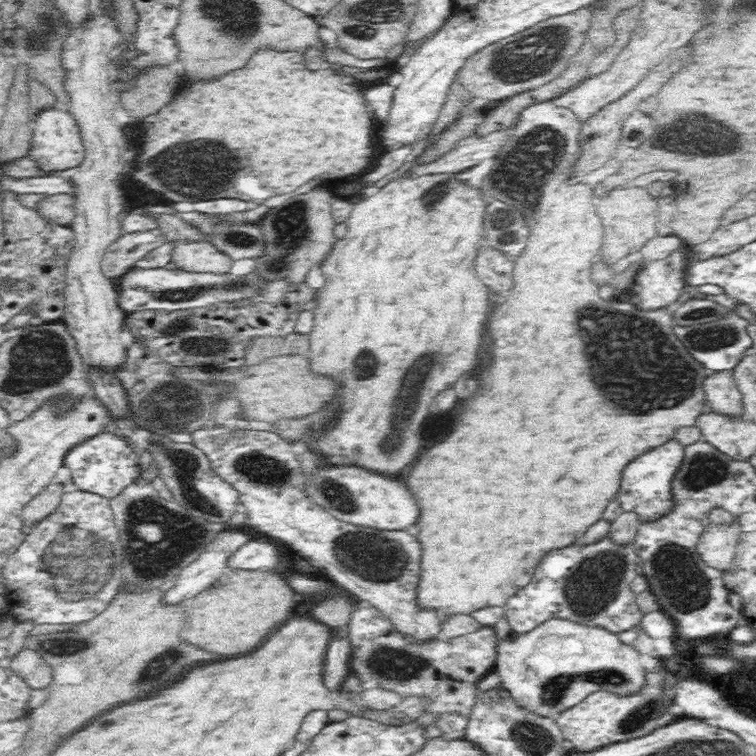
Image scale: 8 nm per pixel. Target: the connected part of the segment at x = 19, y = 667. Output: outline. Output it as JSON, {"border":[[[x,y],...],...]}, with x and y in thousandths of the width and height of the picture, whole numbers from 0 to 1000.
{"border":[[[30,854],[12,870],[9,884],[25,897],[34,899],[44,911],[63,909],[69,901],[69,882],[49,860],[37,854]]]}

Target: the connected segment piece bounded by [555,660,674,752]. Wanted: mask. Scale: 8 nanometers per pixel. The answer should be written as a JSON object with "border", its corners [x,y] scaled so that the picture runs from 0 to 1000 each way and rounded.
{"border":[[[872,873],[872,882],[864,889],[853,889],[853,902],[847,914],[827,921],[812,915],[792,914],[779,919],[770,930],[761,931],[734,946],[737,960],[745,978],[753,979],[765,995],[783,995],[796,987],[825,981],[836,976],[854,974],[868,963],[886,958],[892,935],[892,918],[888,913],[886,889],[878,884],[878,873]]]}

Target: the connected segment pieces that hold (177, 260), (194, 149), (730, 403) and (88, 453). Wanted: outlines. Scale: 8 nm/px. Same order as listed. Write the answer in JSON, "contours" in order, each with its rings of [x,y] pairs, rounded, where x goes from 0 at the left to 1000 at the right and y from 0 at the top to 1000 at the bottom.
{"contours":[[[[272,317],[228,320],[226,347],[230,354],[249,360],[303,360],[308,349],[294,333],[290,333]]],[[[344,63],[317,93],[302,95],[286,106],[253,106],[257,108],[251,108],[249,116],[231,120],[230,130],[222,138],[183,156],[167,172],[171,185],[180,194],[180,206],[172,214],[172,228],[159,246],[165,267],[177,275],[226,271],[238,265],[286,265],[288,257],[291,262],[315,262],[344,270],[357,259],[389,254],[394,246],[426,228],[439,228],[439,233],[452,235],[474,230],[489,217],[495,201],[493,151],[481,130],[481,106],[474,108],[476,104],[470,103],[468,93],[462,89],[407,93],[402,71],[394,66],[368,69],[360,63]]],[[[970,488],[944,489],[944,495],[931,500],[929,513],[938,540],[968,550],[984,546],[981,522],[976,516]]],[[[135,571],[106,582],[82,603],[82,615],[95,628],[94,646],[151,659],[172,638],[184,630],[184,602],[172,593],[172,585],[161,574]]]]}

